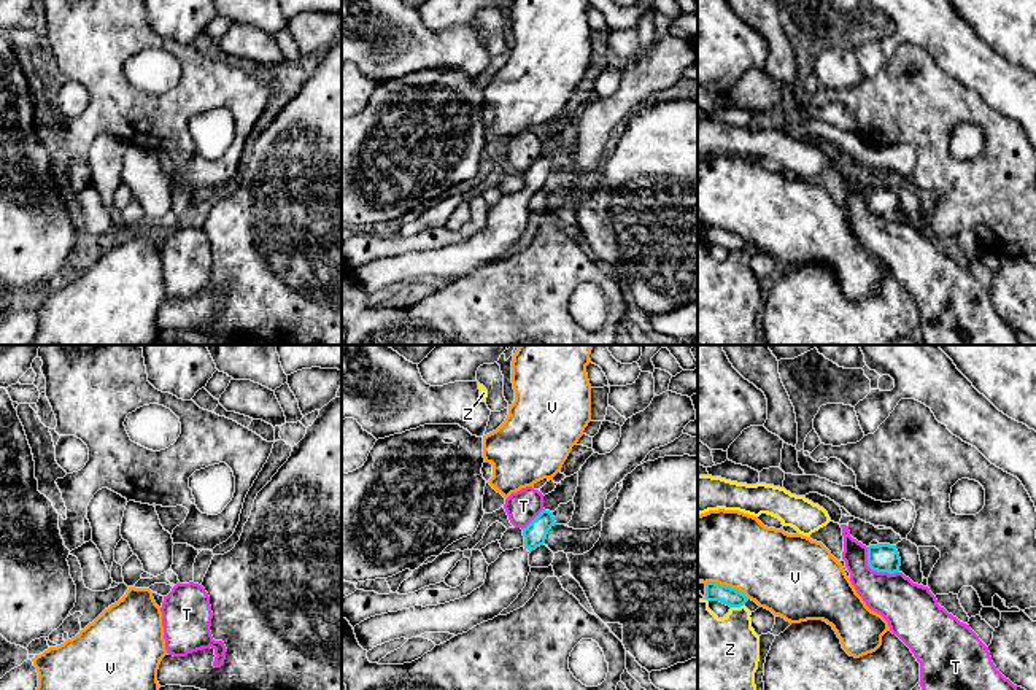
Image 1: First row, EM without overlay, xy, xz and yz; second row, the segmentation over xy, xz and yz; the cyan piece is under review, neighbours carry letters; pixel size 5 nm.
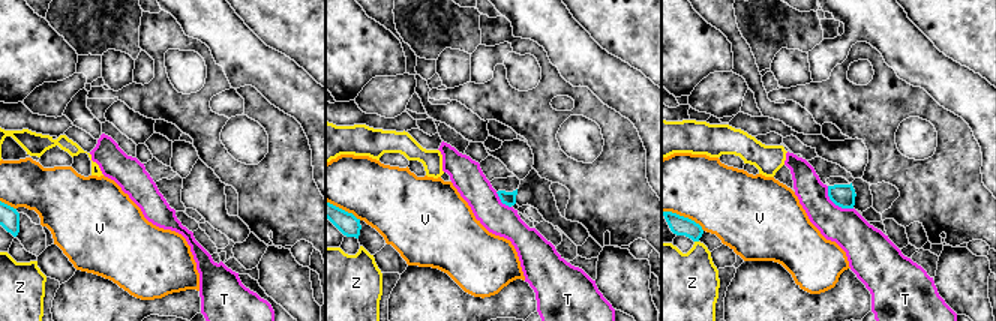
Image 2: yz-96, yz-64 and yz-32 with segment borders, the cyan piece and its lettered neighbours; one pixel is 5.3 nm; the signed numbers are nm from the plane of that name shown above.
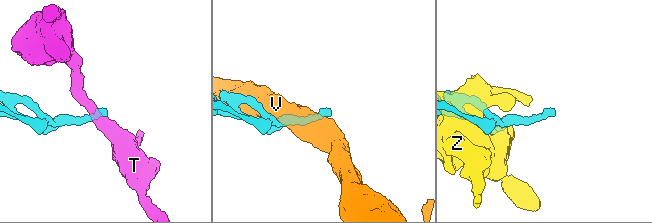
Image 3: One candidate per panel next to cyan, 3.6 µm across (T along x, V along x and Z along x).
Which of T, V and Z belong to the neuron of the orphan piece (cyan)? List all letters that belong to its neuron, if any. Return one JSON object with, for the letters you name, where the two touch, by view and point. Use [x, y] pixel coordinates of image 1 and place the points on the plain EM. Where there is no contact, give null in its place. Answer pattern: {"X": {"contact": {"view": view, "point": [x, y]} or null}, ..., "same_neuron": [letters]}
{"same_neuron": []}

